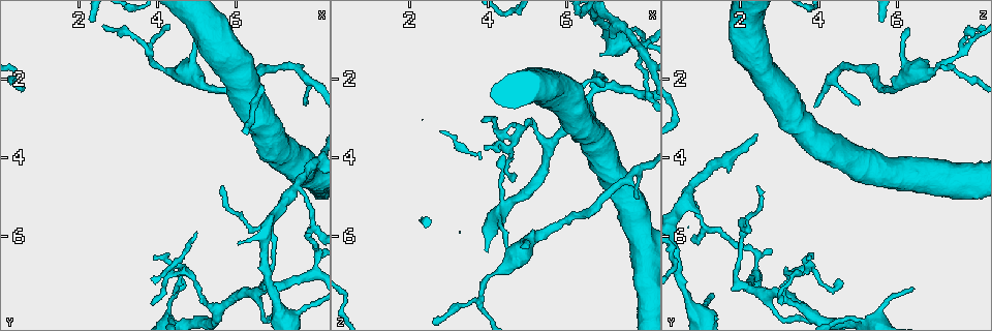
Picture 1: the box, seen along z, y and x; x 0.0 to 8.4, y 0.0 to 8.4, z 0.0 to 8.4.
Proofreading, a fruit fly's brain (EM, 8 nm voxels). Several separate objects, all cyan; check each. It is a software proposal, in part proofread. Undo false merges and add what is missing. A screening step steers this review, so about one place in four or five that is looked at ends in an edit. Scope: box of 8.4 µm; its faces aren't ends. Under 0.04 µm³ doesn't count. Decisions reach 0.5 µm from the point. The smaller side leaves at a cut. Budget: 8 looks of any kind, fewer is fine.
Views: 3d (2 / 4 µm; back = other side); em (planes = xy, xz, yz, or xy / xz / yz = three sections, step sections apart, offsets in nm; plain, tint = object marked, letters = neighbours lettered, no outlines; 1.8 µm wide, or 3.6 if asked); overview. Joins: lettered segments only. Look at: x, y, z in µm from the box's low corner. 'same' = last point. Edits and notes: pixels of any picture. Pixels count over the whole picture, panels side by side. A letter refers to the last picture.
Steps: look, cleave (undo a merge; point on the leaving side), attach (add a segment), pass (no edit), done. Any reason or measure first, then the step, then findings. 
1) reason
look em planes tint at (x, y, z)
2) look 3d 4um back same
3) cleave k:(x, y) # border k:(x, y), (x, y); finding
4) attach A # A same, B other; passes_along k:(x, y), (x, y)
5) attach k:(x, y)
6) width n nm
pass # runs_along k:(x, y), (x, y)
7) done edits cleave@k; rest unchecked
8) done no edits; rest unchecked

abrupt turn
look 3d 2um at (7.60, 4.80, 0.80)

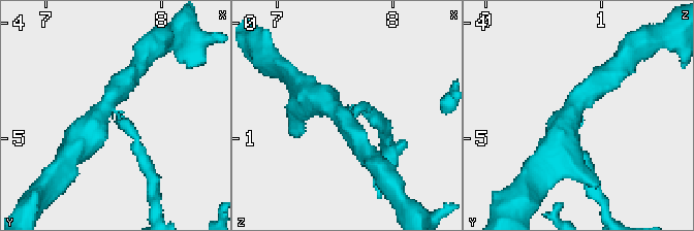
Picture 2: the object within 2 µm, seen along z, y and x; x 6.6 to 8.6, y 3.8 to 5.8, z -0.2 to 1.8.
arms 3
look em planes letters at (7.56, 4.74, 0.78)

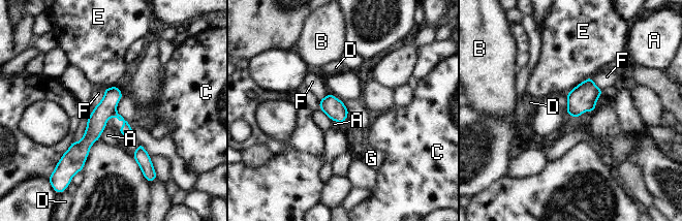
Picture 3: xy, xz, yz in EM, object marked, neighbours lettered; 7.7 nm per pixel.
longest_contact E 240 nm
cleave 3:(125, 130) # A other, B other, C other, D other, E other, F other, G other; border 3:(115, 111), (110, 117); a second neuron is stuck on

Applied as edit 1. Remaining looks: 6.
thin end
look 3d 2um at (5.00, 0.70, 6.30)

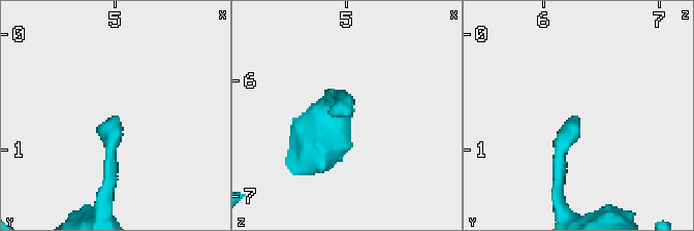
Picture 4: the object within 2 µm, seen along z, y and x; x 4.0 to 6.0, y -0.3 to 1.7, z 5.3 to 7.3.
look em xy step 4 letters at (5.00, 0.68, 6.26)

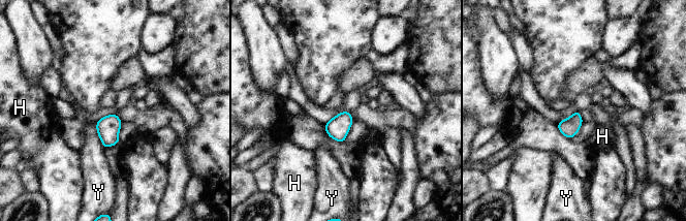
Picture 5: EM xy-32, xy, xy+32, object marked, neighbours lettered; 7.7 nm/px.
longest_contact Y 200 nm
pass # H other, Y other; none of them fits

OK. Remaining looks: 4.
done edits cleave@3; rest unchecked

